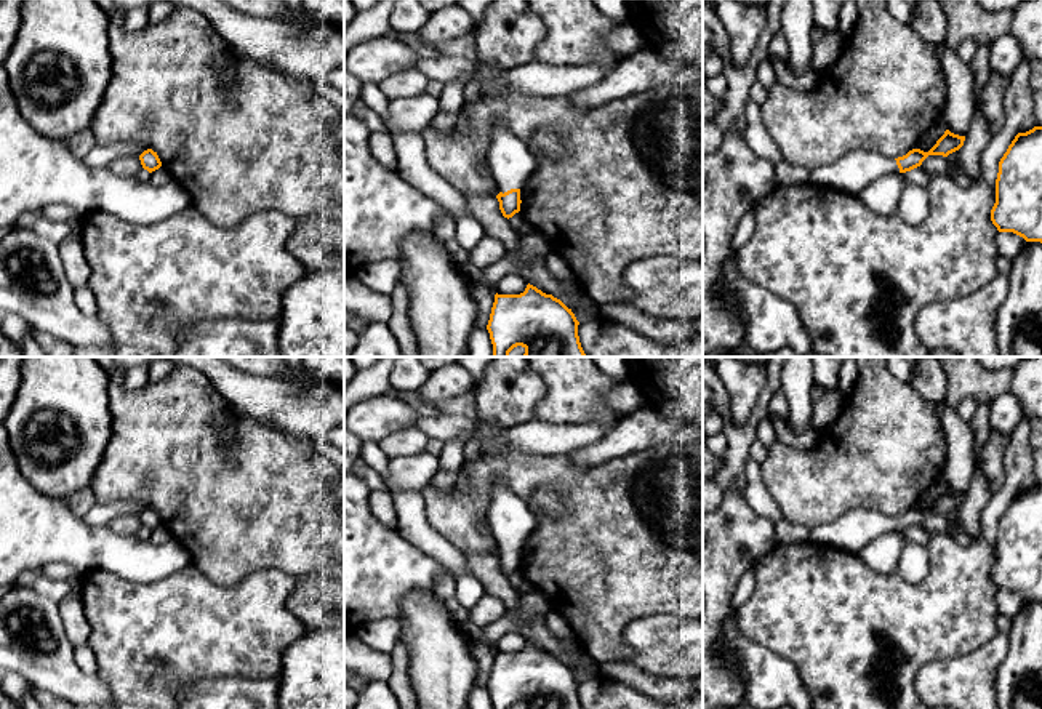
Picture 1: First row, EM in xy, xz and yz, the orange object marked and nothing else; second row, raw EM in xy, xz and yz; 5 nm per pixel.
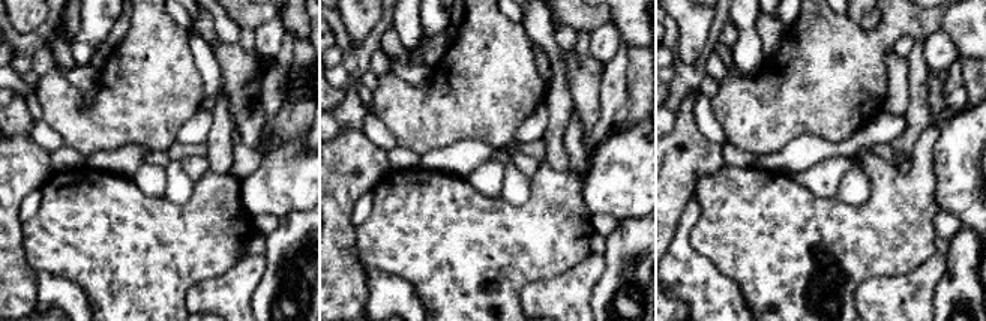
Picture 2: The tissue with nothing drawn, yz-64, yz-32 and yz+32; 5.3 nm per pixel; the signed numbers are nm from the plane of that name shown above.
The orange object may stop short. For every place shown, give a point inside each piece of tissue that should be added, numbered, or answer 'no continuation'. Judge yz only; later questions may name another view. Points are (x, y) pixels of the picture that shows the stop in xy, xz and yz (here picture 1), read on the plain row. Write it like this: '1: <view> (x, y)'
1: yz (852, 532)

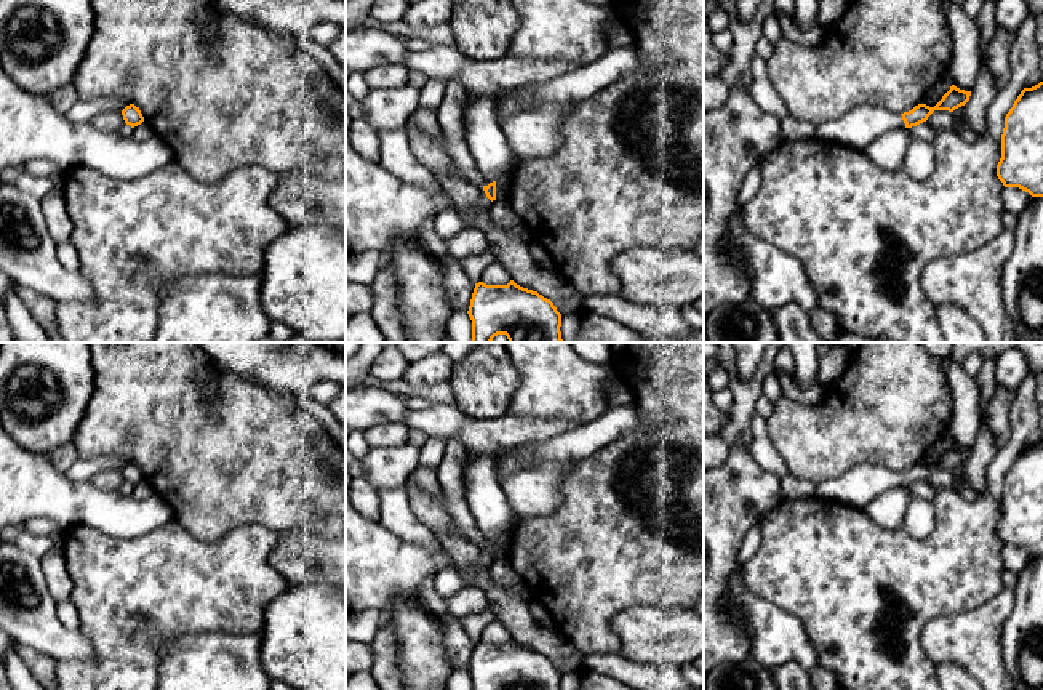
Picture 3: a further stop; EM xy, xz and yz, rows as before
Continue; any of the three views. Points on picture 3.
1: yz (858, 487)

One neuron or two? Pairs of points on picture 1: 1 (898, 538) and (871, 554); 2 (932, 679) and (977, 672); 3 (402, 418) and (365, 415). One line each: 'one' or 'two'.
1: one
2: one
3: one

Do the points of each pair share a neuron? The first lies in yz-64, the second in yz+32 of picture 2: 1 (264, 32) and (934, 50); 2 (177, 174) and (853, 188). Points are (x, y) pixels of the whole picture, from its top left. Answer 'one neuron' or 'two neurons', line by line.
1: one neuron
2: one neuron

